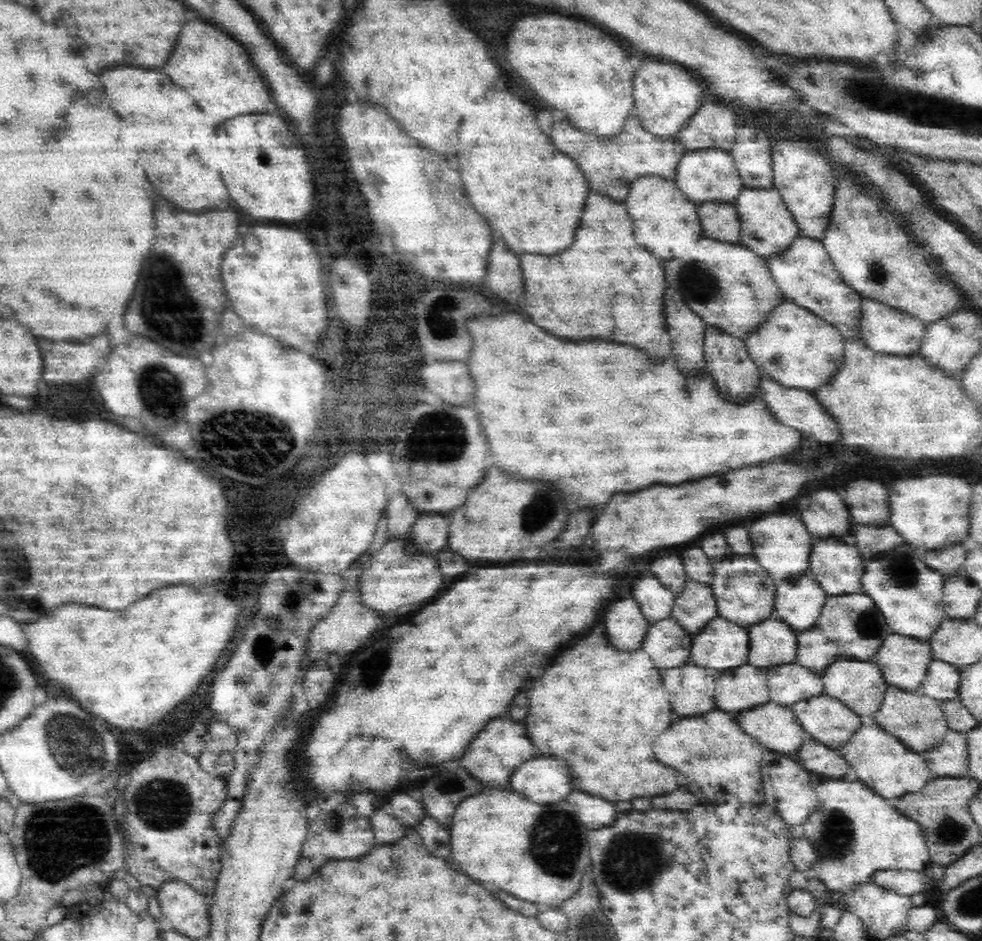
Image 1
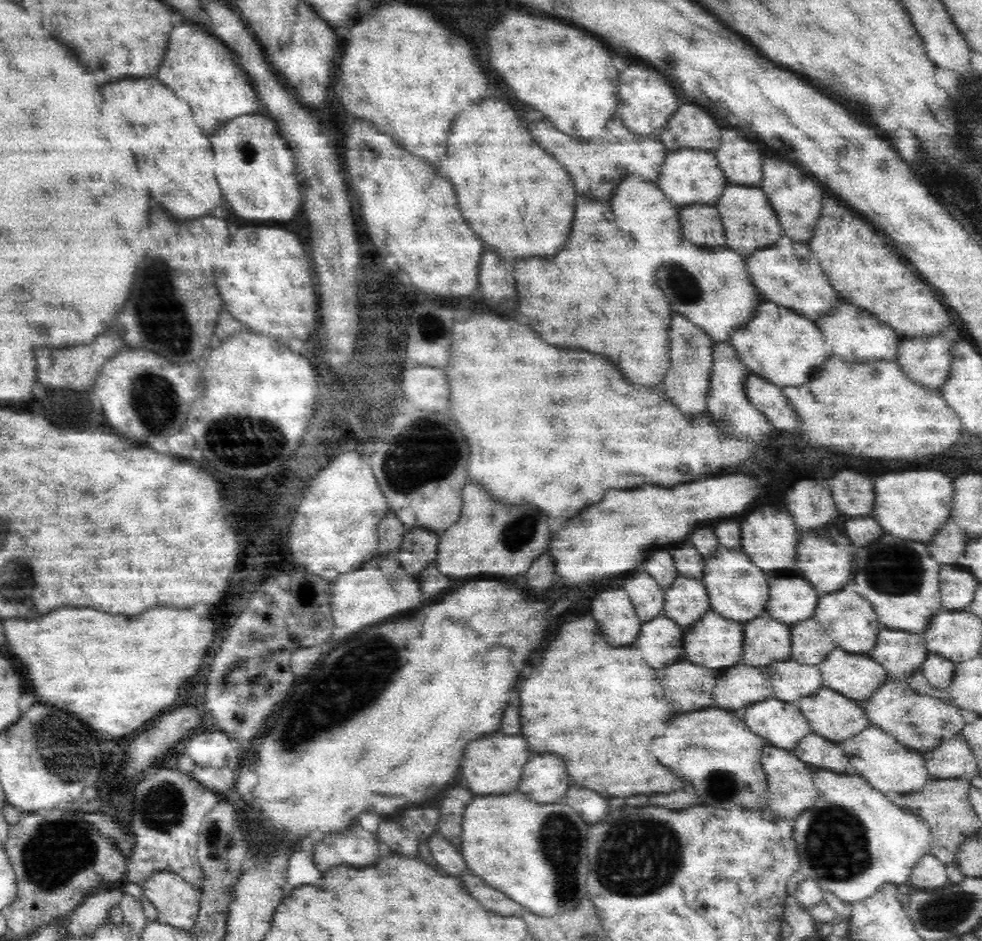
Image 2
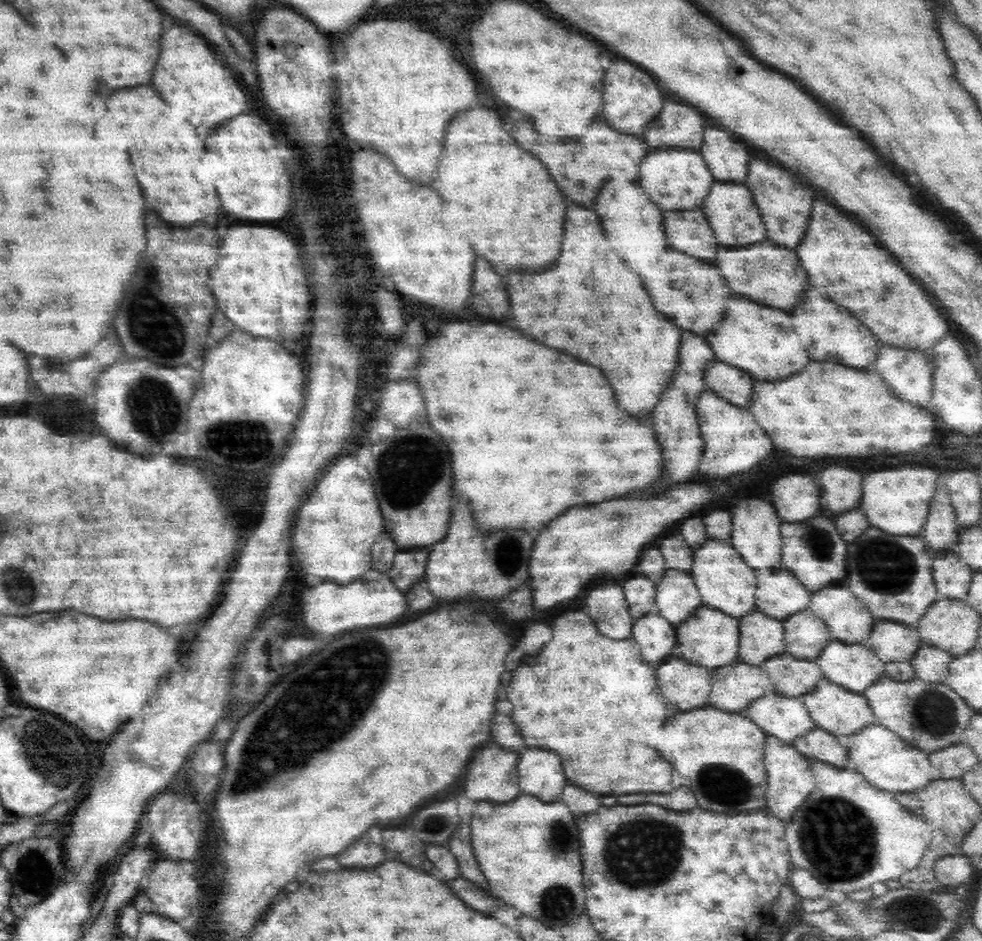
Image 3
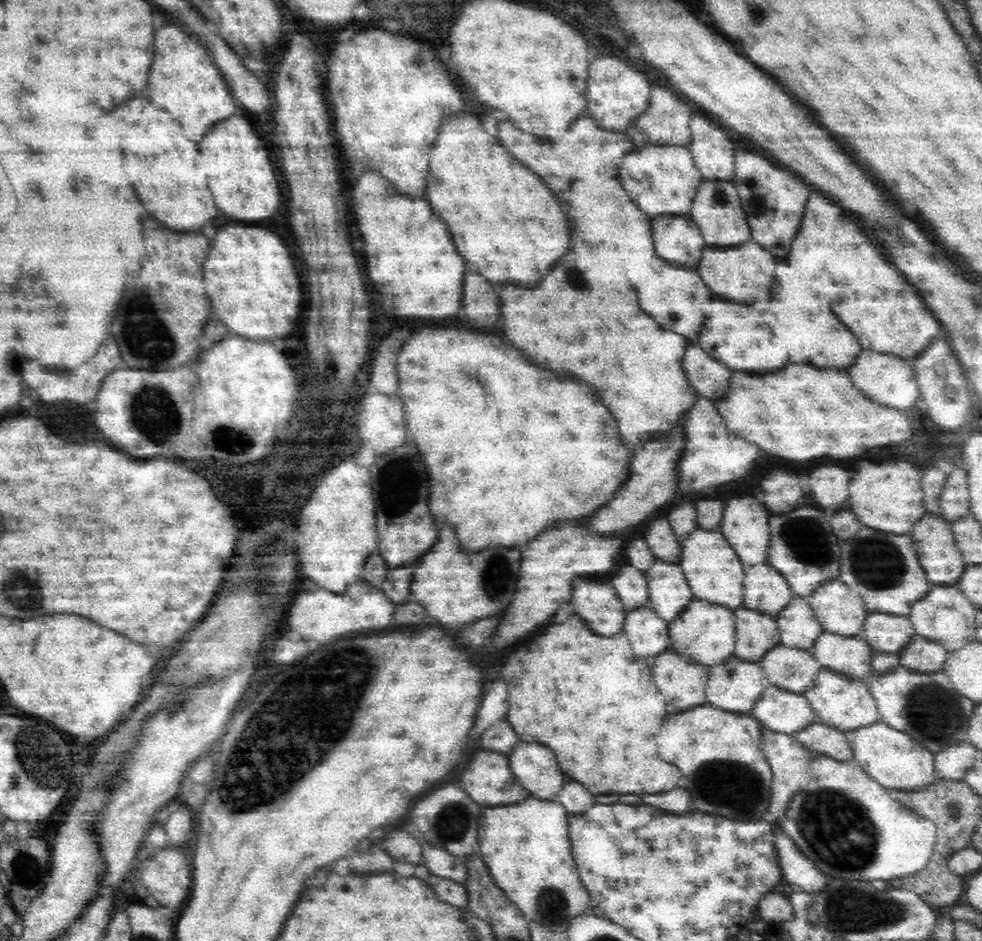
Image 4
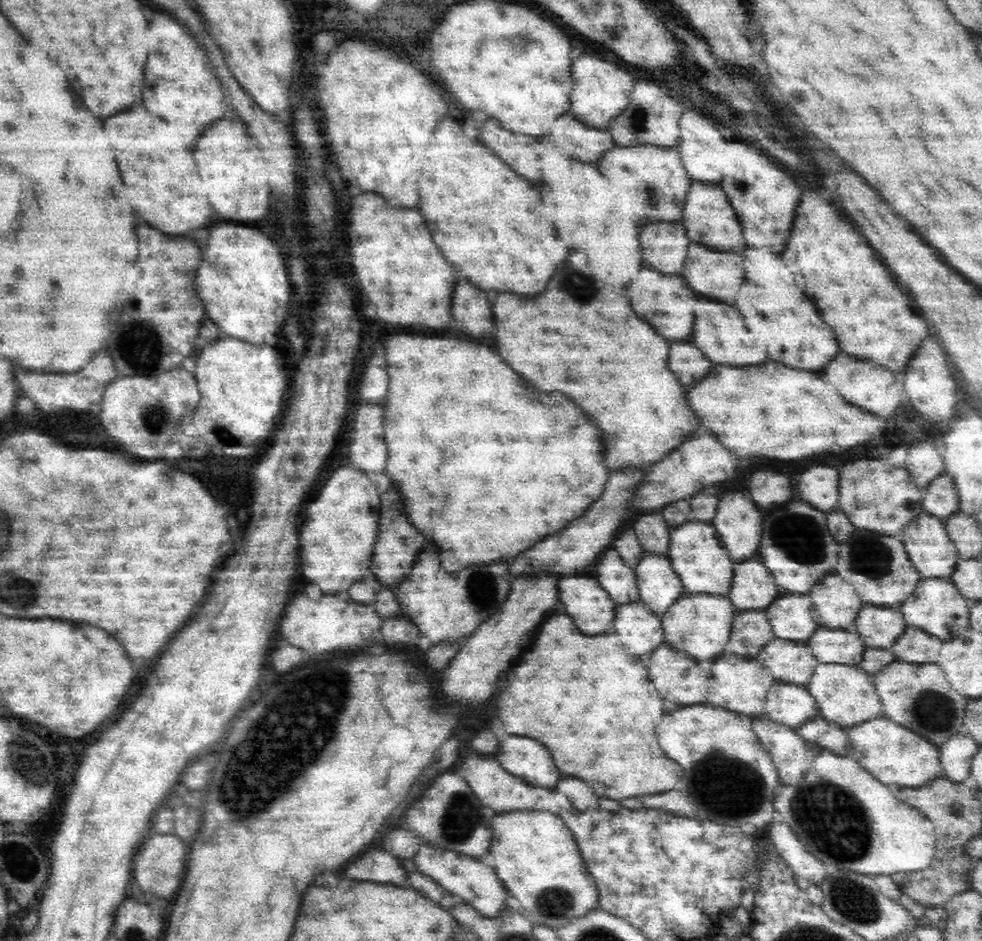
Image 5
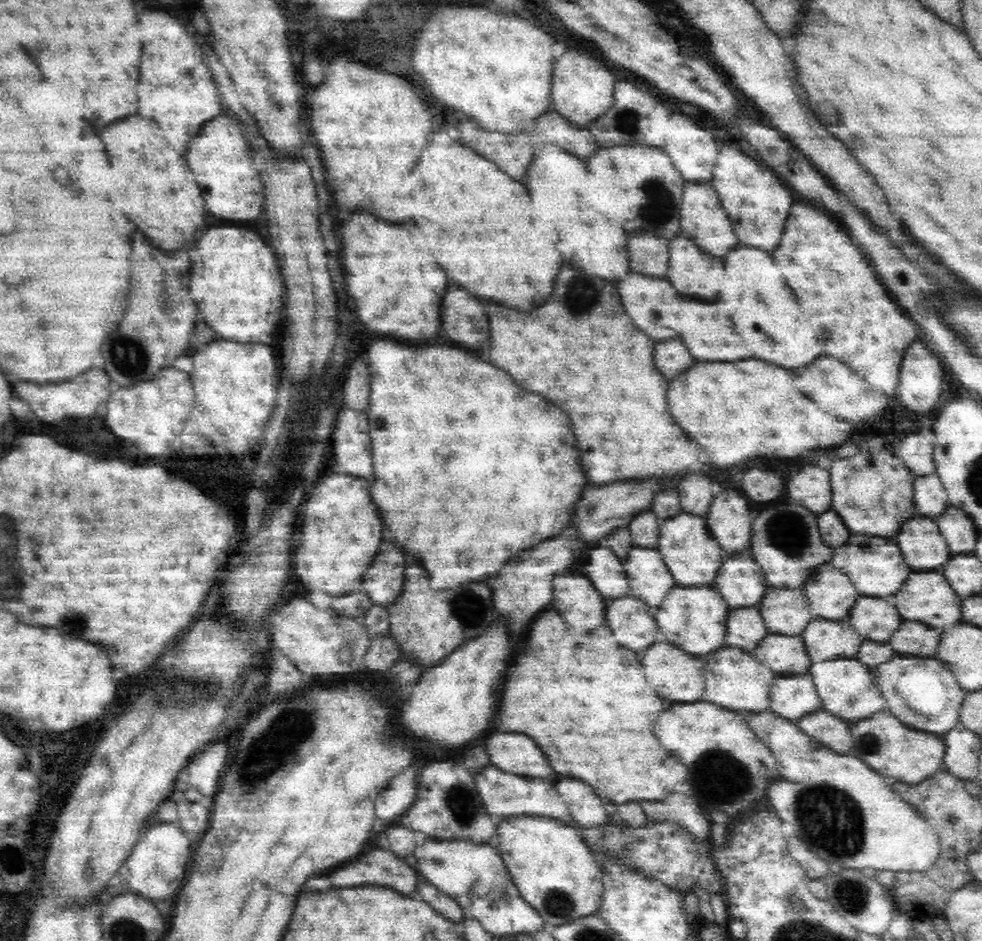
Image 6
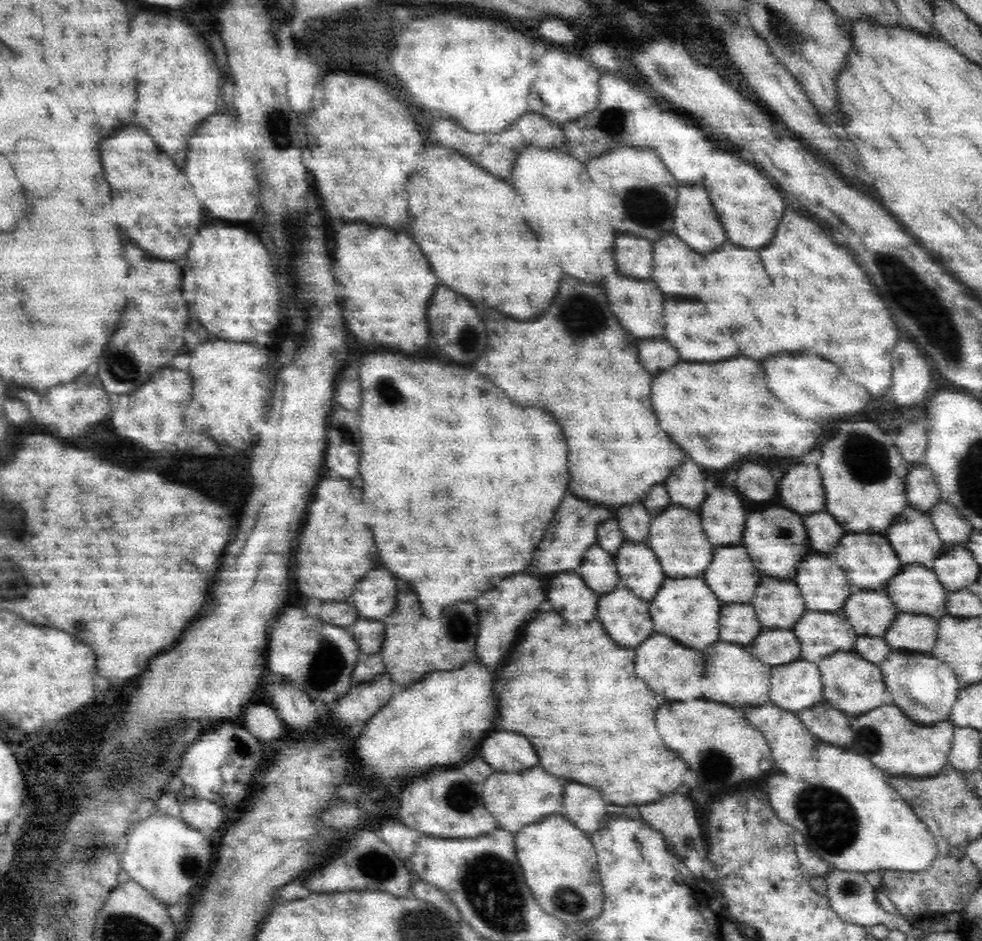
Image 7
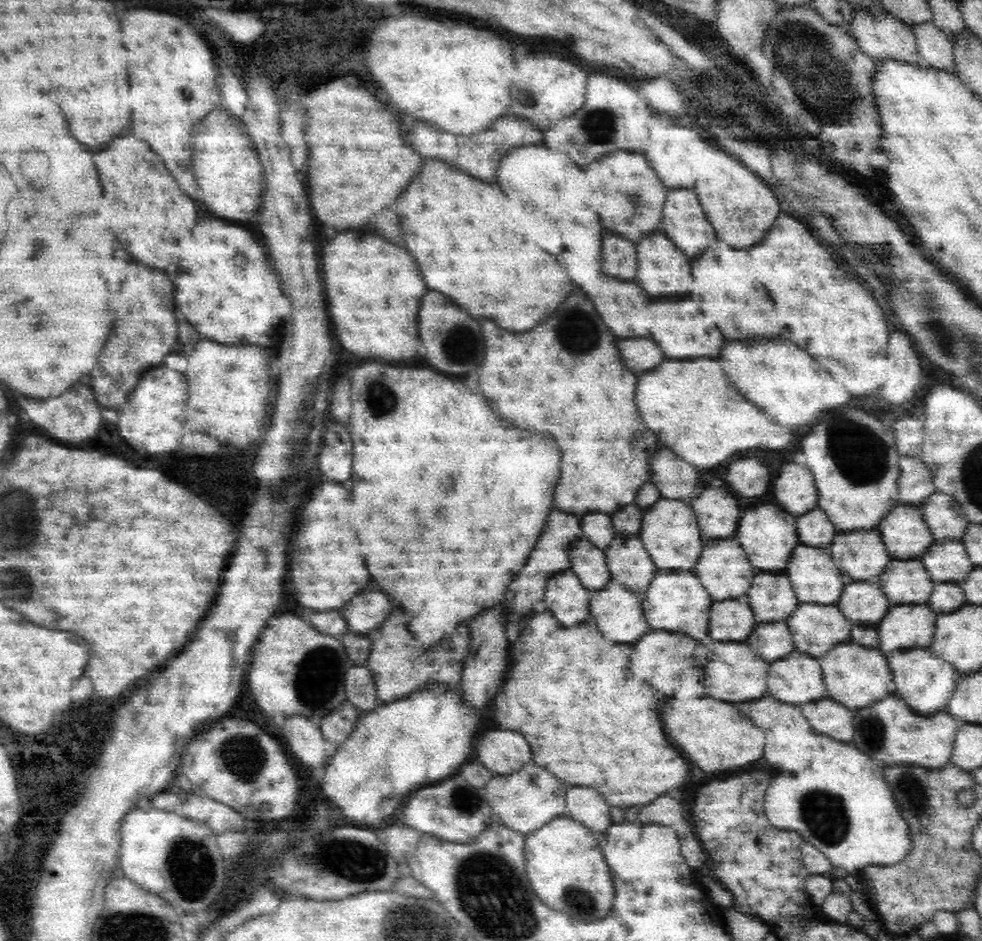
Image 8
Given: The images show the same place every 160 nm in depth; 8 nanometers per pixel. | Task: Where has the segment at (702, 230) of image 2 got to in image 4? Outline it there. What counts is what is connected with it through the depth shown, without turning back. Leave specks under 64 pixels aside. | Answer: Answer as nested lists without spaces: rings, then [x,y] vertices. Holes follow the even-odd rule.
[[[690,212],[664,213],[652,218],[656,254],[686,267],[696,268],[704,253],[706,239]]]

